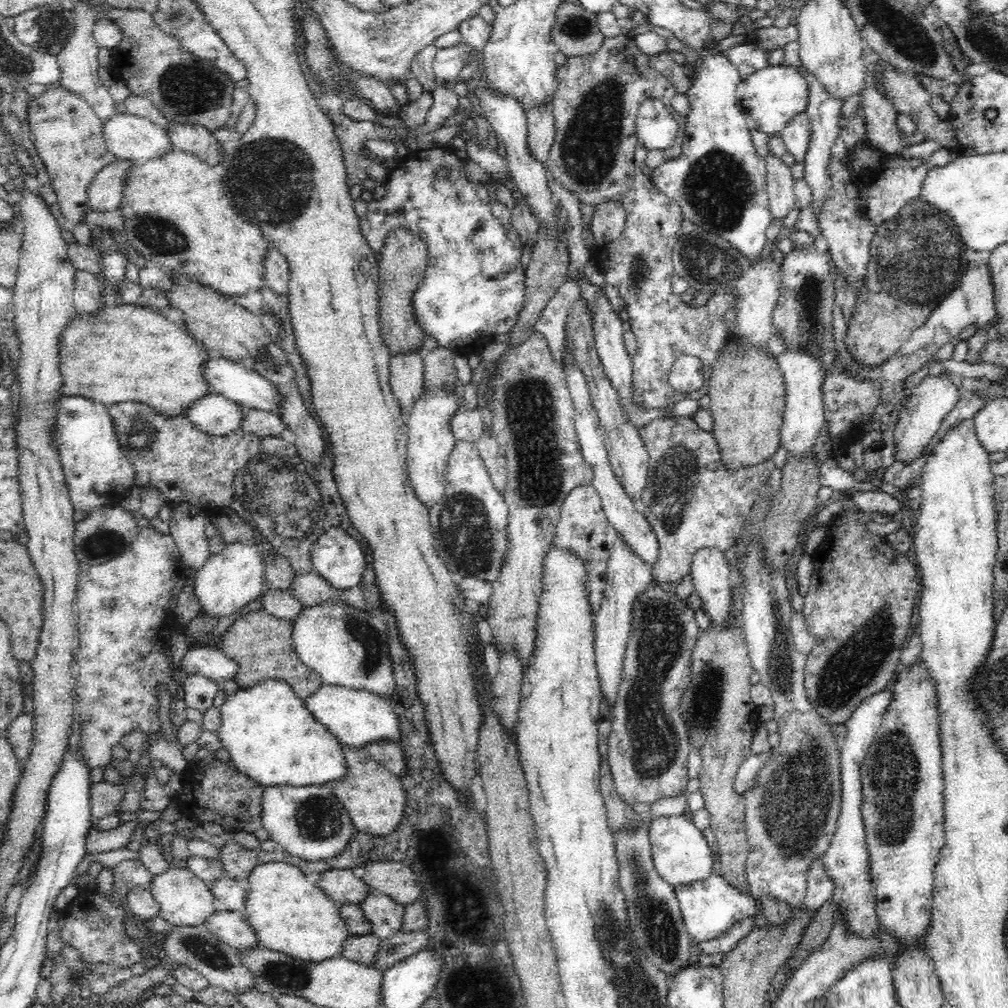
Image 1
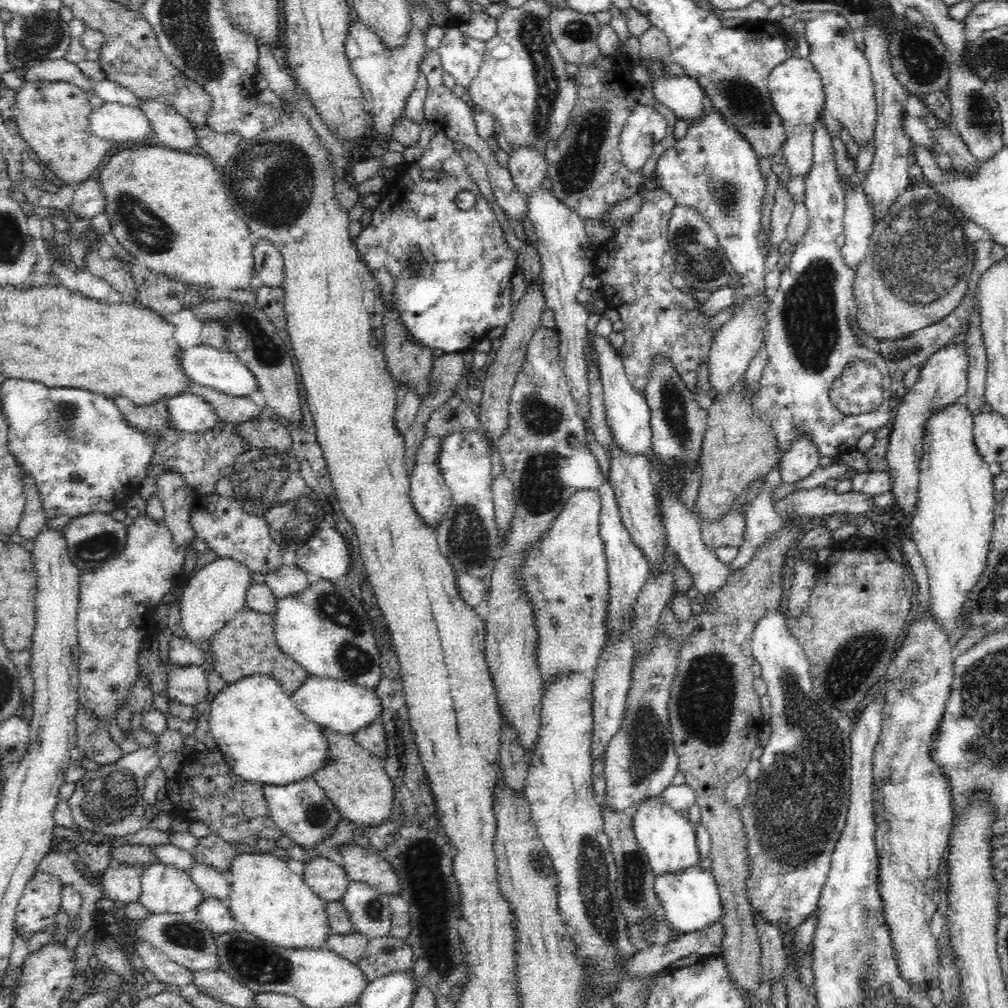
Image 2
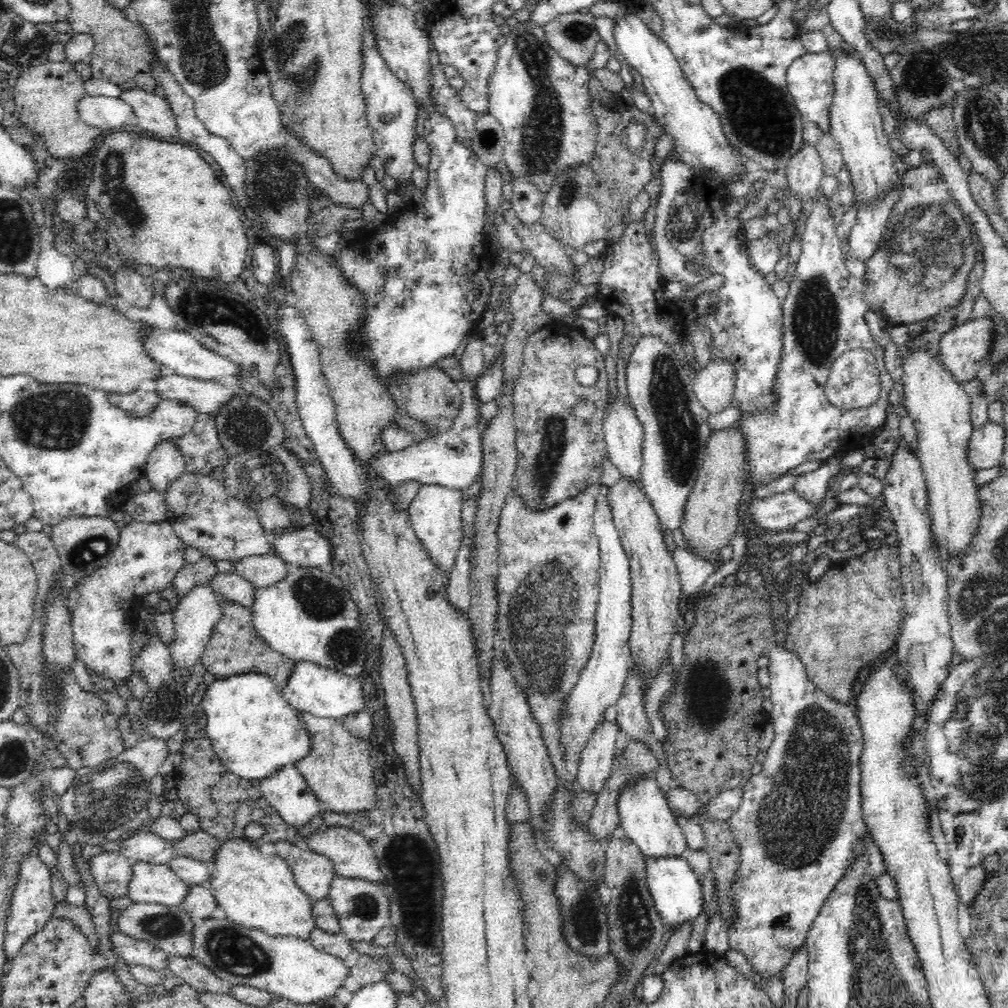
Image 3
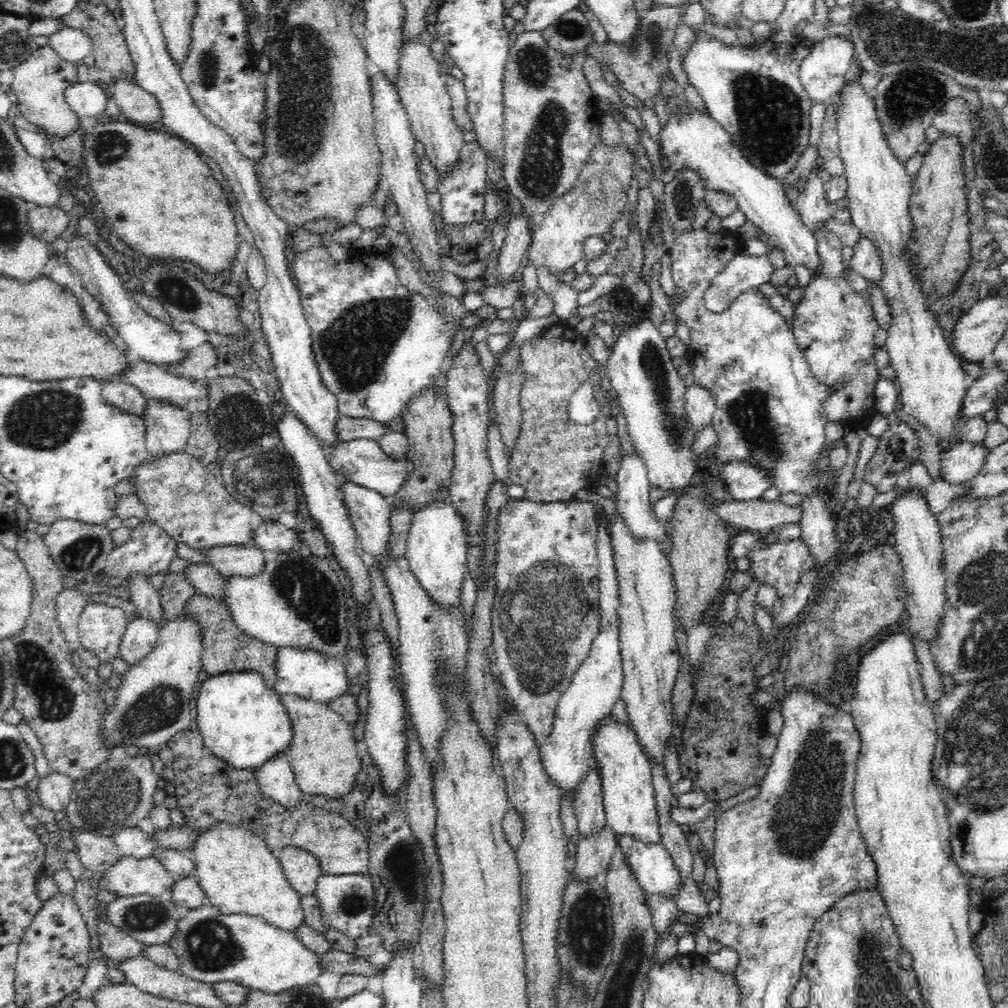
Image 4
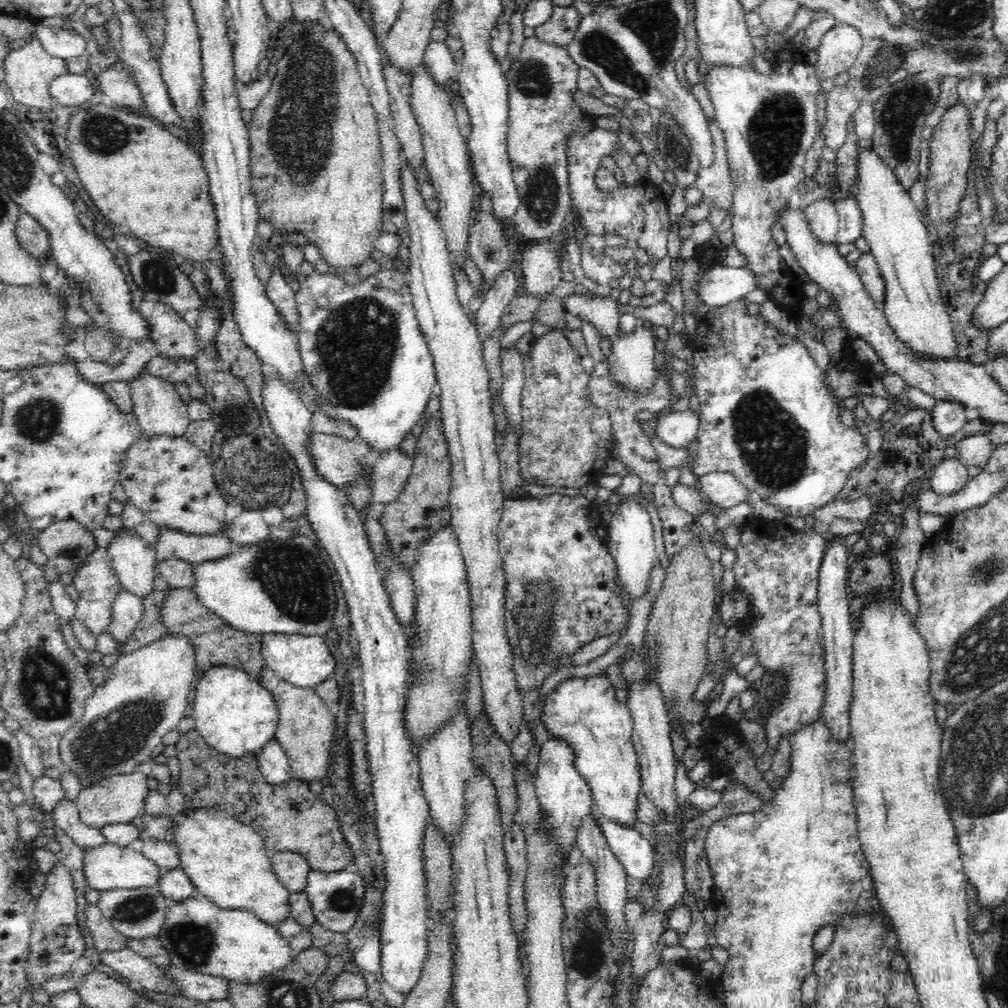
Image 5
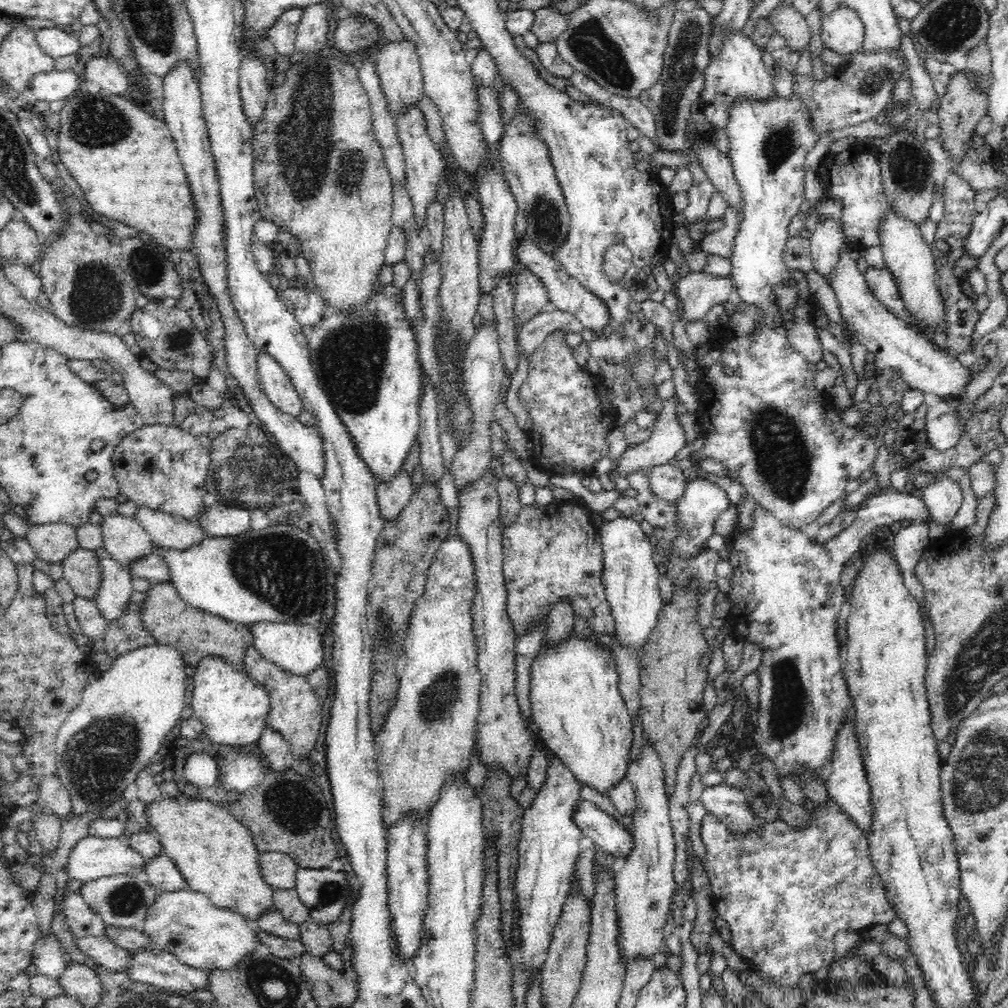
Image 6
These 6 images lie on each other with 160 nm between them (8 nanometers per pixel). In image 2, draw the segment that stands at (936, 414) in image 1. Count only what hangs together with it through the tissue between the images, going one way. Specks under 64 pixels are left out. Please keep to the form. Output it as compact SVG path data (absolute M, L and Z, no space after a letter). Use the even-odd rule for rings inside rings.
M946 344L940 351L933 353L918 372L915 384L908 388L898 408L893 428L889 434L889 447L886 460L888 474L895 504L900 506L904 516L911 517L918 504L919 464L923 455L923 432L928 418L932 414L954 402L961 400L966 394L968 382L968 350L967 344Z

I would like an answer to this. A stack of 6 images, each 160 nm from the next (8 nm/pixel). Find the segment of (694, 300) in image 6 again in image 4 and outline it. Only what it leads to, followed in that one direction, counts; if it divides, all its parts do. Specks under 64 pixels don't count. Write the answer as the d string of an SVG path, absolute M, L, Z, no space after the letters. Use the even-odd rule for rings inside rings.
M738 254L726 264L724 271L714 276L710 288L705 291L704 303L708 311L721 313L744 290L759 289L770 281L776 269L767 256L753 257Z

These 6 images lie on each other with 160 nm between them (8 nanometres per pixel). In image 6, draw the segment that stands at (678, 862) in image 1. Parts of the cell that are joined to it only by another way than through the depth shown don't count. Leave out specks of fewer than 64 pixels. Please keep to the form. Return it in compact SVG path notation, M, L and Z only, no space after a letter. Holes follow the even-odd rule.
M573 632L569 638L553 647L542 644L530 670L531 716L547 749L561 760L582 785L610 798L610 790L627 777L633 741L633 719L619 691L613 649L599 640L575 636Z

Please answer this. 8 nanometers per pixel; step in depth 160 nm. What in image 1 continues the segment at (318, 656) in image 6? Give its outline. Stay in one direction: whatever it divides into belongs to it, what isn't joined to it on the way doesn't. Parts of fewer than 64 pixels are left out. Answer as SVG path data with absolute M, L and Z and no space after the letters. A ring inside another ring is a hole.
M324 685L316 694L305 700L306 707L313 717L326 725L334 737L350 748L364 748L370 743L390 741L396 744L402 742L400 731L400 716L394 712L391 699L346 687Z

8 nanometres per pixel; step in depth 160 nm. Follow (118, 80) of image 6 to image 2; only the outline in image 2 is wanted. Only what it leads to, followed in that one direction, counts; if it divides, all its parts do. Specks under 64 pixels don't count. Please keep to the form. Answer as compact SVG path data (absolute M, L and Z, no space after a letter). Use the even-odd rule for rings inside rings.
M141 99L139 108L145 112L152 125L153 136L155 137L154 144L156 146L182 152L198 151L195 127L188 122L185 116L178 114L172 106L152 99Z

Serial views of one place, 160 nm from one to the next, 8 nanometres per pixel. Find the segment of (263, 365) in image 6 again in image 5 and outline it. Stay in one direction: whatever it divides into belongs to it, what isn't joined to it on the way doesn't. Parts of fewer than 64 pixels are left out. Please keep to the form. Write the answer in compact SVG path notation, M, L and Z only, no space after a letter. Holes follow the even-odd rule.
M263 376L263 409L279 441L295 456L306 491L306 514L317 534L317 542L328 552L342 580L351 624L355 629L362 670L359 686L364 695L363 730L367 739L367 760L373 779L372 804L375 808L380 854L384 859L386 892L381 908L381 974L392 989L406 998L421 977L428 958L428 899L422 836L429 820L429 805L420 781L419 759L405 724L408 638L395 618L387 598L382 573L370 550L363 519L351 506L343 487L324 480L317 472L310 440L314 434L308 405L284 380Z

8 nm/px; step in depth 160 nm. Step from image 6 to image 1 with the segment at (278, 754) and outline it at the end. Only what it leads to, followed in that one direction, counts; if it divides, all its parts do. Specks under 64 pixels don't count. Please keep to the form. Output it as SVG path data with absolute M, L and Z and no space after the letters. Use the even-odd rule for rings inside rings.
M330 786L267 787L262 802L263 828L282 850L318 862L337 858L353 838L354 826Z

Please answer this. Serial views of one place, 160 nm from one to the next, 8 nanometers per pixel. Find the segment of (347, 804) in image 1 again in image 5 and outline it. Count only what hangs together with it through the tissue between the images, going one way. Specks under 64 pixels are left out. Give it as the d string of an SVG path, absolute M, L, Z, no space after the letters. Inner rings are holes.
M266 666L257 681L265 685L273 694L280 716L276 740L284 748L296 780L309 784L312 780L324 779L333 759L335 743L335 711L333 711L316 693L283 682L274 671Z

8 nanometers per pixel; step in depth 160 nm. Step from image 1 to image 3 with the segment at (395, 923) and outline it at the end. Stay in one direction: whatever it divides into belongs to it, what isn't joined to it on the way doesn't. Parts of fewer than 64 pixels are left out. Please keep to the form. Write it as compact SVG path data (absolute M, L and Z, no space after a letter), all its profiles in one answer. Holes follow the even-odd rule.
M336 875L332 878L327 899L333 906L336 916L341 920L341 932L350 941L371 942L382 928L390 924L390 898L381 884Z

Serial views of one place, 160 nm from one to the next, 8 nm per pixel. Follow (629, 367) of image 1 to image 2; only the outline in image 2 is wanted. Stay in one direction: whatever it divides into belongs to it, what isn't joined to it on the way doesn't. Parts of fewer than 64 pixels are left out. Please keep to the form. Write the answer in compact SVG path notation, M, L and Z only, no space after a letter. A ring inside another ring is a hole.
M593 336L593 345L598 353L598 367L604 390L604 410L606 422L613 433L613 440L620 444L622 449L632 453L646 455L647 449L651 448L651 424L650 408L644 399L644 395L636 390L628 380L622 364L622 357L618 349L612 348L608 338Z

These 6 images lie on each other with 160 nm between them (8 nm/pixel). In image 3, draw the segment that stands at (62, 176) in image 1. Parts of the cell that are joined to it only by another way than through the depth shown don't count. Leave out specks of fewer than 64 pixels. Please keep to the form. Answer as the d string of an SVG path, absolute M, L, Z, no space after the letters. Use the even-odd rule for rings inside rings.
M47 61L22 71L13 87L18 118L28 126L27 130L42 138L48 152L56 158L82 158L92 148L94 139L103 136L99 128L88 126L77 113L78 102L84 99L84 82L69 61Z

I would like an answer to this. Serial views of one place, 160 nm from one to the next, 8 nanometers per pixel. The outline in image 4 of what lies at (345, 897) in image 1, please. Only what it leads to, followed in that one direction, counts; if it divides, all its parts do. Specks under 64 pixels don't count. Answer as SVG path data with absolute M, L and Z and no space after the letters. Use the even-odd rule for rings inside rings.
M294 846L275 849L273 854L281 861L286 881L294 891L301 896L316 892L318 878L323 873L315 856Z

